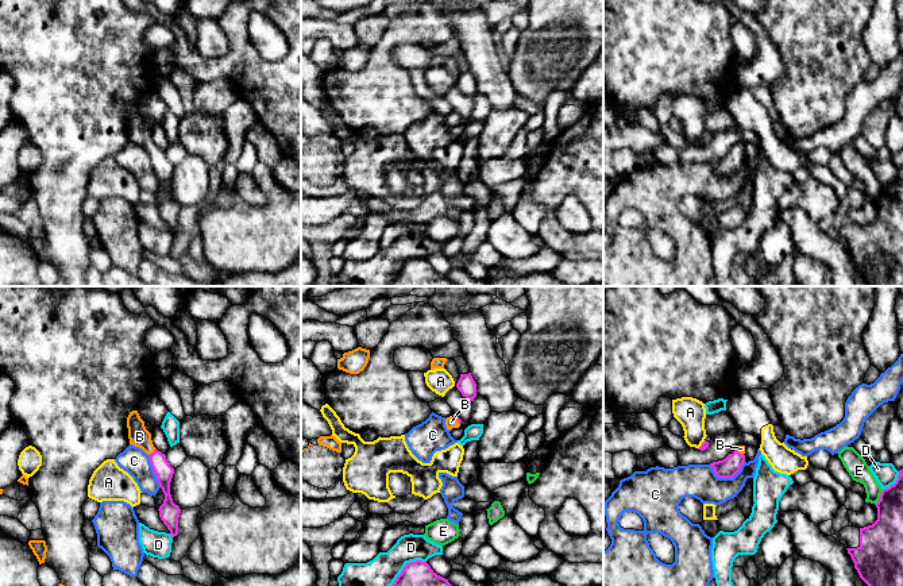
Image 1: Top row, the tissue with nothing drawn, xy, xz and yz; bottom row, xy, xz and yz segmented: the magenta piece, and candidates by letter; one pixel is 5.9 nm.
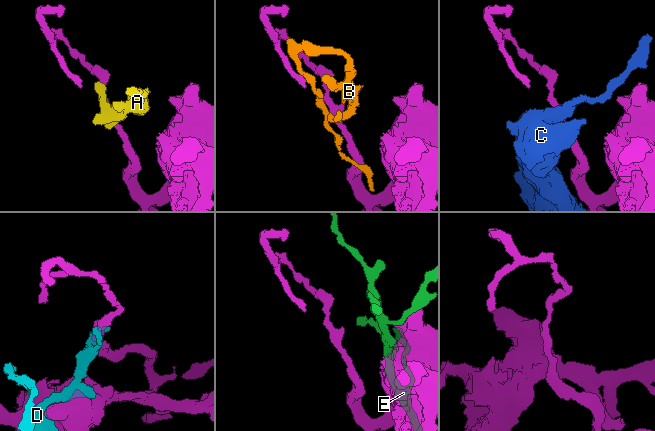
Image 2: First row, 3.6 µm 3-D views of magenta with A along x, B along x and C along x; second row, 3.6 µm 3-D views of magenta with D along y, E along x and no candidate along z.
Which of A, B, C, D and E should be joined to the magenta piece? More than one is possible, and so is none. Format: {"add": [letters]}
{"add": ["B"]}

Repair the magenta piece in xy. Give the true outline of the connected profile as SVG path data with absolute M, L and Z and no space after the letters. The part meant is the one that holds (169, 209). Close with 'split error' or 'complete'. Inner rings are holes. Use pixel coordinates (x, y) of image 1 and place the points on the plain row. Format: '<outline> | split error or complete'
M138 108L130 109L127 126L130 142L142 146L150 154L153 169L165 192L163 201L158 207L159 215L170 228L171 235L174 235L178 232L178 215L181 211L180 204L173 200L170 192L174 166L167 159L166 153L154 144L151 131L146 127L144 119L140 116Z | split error

